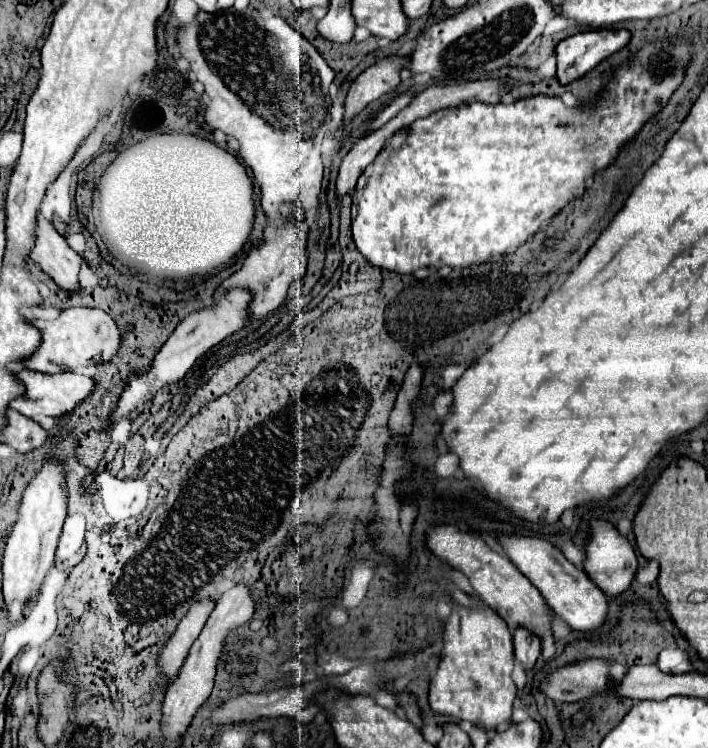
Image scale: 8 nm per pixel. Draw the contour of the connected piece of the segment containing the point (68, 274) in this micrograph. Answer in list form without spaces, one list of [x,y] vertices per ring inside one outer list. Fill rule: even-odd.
[[[41,213],[37,215],[37,227],[35,227],[35,245],[29,253],[29,257],[55,279],[55,283],[61,289],[77,291],[79,289],[79,269],[83,263],[83,257],[77,255],[65,239],[55,231],[53,223],[47,221]]]

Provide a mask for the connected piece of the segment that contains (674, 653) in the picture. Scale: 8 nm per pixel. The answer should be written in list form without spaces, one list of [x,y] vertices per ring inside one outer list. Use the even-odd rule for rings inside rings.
[[[665,649],[661,651],[659,659],[657,659],[657,667],[661,671],[669,671],[669,673],[687,673],[691,671],[691,661],[689,661],[689,653],[683,649]]]

